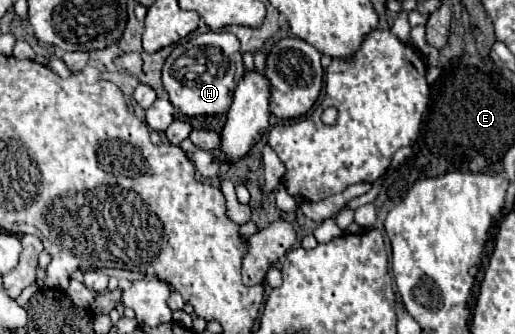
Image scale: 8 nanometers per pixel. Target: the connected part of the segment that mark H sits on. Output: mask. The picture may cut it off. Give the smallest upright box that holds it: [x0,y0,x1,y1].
[163,32,245,116]

